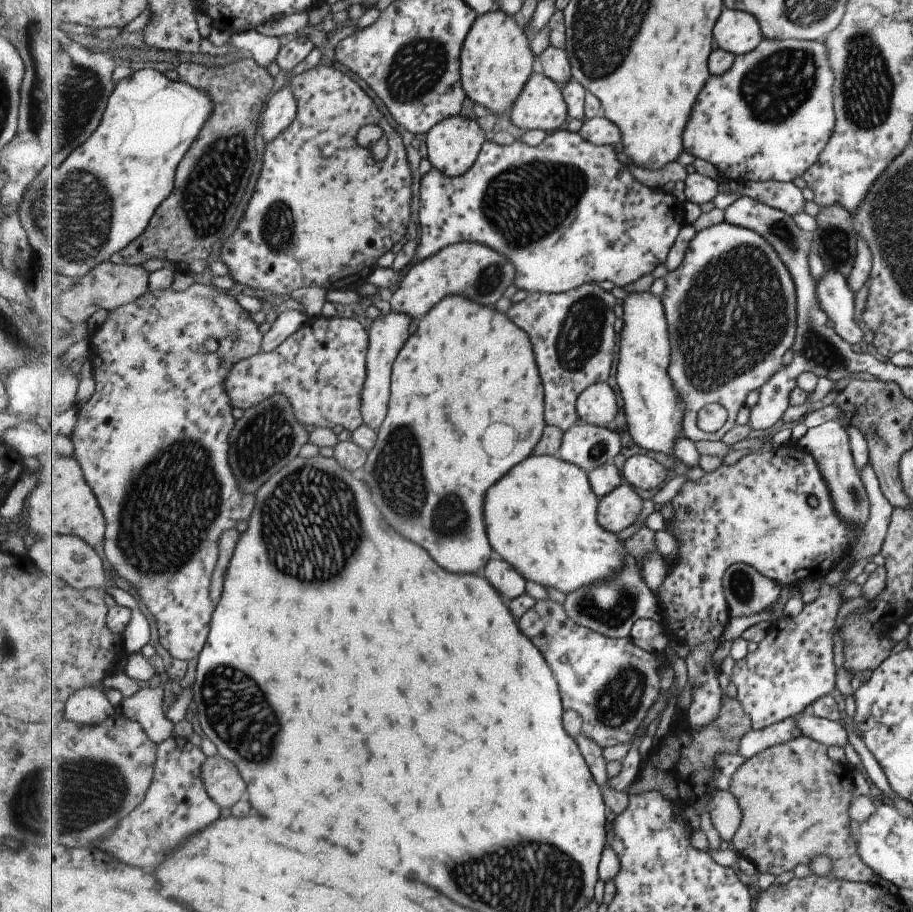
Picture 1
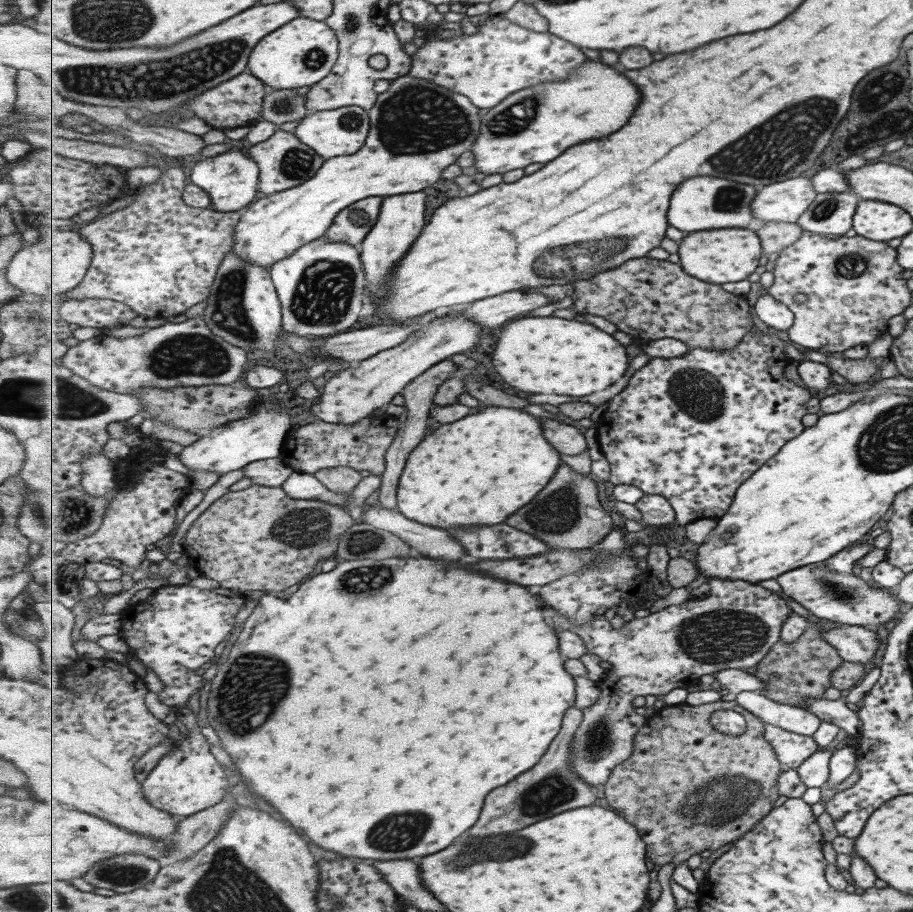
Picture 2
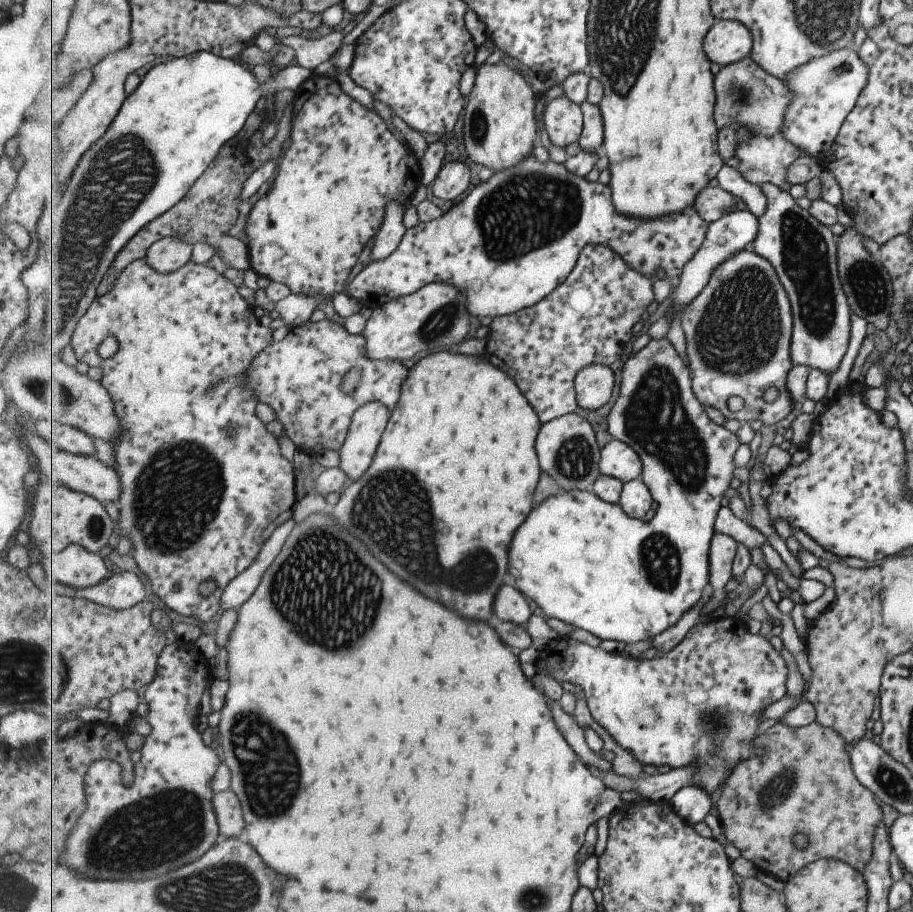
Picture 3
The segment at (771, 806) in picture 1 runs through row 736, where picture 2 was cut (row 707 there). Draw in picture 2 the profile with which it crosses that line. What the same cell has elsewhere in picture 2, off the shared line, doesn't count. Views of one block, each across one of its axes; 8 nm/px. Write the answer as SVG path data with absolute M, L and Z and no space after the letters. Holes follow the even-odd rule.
M821 619L821 624L809 625L805 634L795 644L787 644L781 638L769 655L758 664L754 672L755 677L759 677L767 685L764 694L781 704L795 705L803 709L808 706L805 703L806 698L823 699L823 692L831 684L831 674L840 667L842 660L837 654L836 648L832 648L821 636L821 631L835 627L837 627L837 623Z

